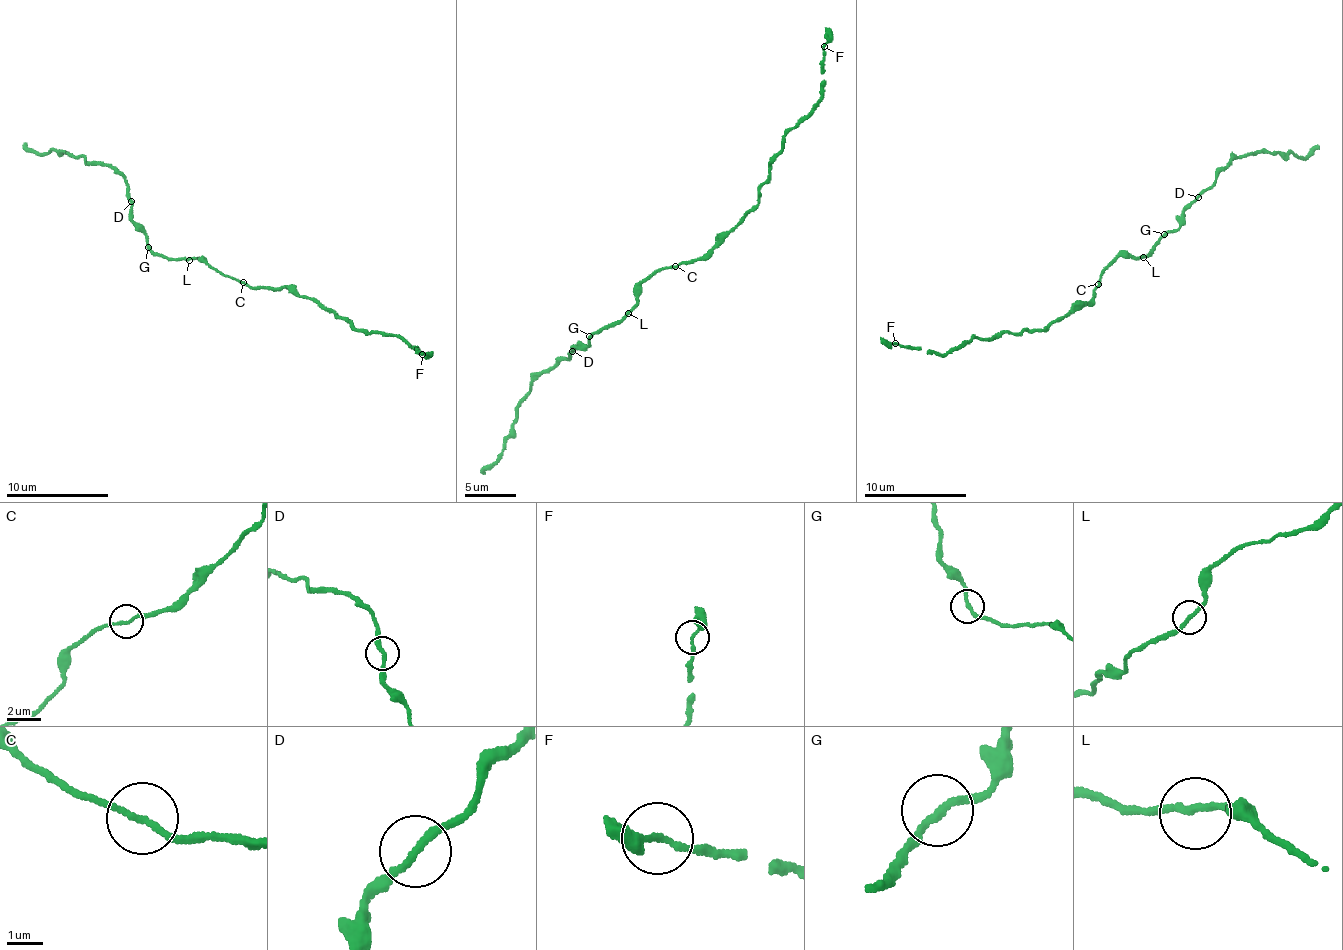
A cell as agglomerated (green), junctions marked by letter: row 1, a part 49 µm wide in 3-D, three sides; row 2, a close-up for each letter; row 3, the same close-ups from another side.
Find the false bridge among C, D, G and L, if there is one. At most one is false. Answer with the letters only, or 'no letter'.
no letter

